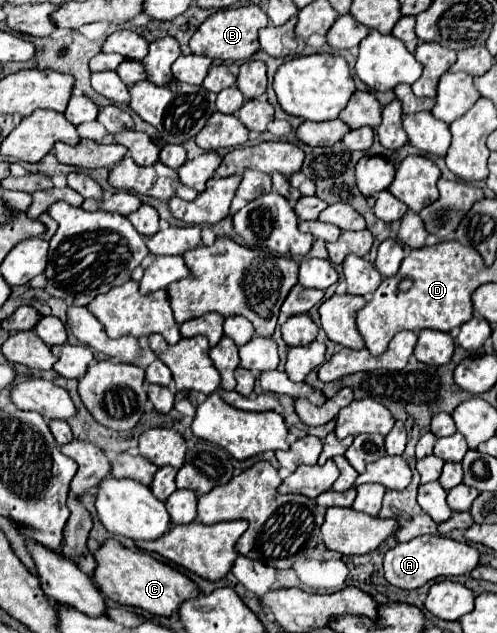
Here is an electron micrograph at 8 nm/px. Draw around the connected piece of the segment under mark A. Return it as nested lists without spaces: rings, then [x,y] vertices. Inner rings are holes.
[[[420,535],[412,541],[398,543],[394,549],[390,549],[384,555],[384,577],[390,585],[412,591],[438,577],[466,575],[476,565],[478,565],[478,551],[474,547],[470,547],[466,543],[458,543],[458,541],[442,537],[442,535]]]

